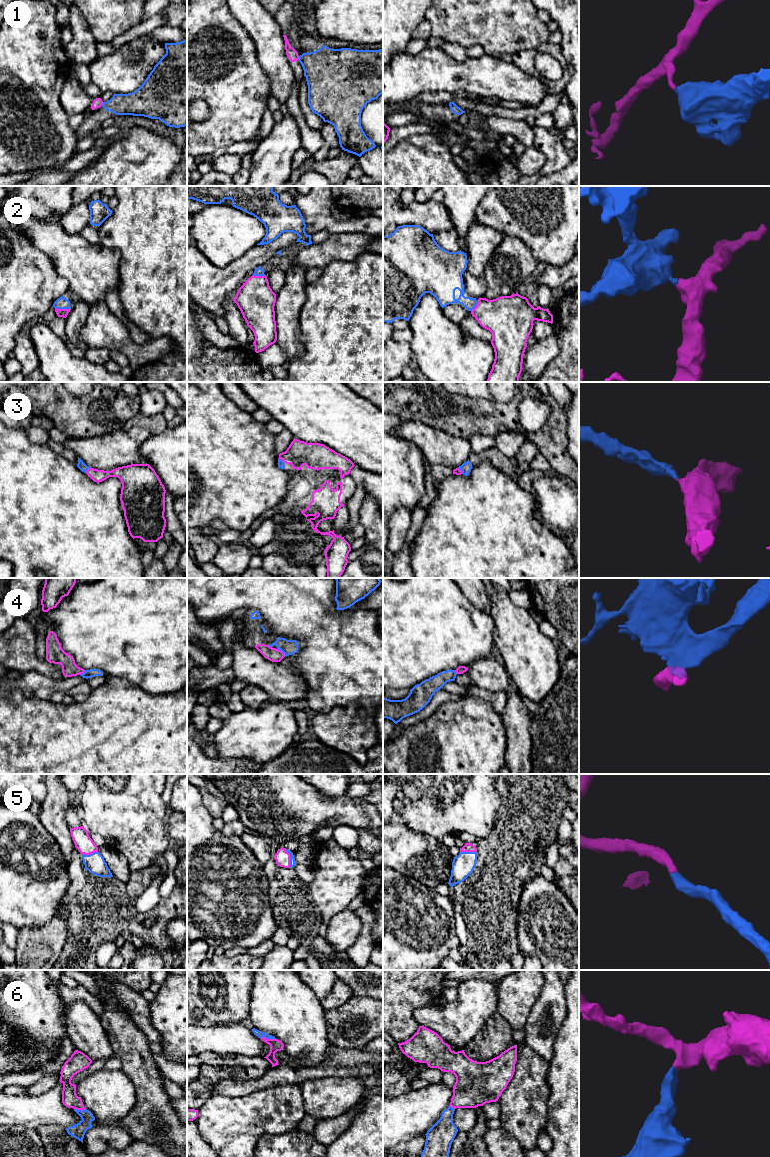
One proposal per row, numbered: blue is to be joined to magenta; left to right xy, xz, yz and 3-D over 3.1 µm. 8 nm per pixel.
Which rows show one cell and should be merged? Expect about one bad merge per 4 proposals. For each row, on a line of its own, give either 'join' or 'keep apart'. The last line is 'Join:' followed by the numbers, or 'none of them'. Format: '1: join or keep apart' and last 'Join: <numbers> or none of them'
1: keep apart
2: join
3: join
4: join
5: join
6: join
Join: 2, 3, 4, 5, 6

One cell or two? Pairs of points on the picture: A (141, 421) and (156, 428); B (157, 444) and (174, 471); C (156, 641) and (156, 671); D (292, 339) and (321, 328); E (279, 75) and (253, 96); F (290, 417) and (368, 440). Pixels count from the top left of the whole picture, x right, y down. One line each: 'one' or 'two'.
A: one
B: one
C: one
D: two
E: two
F: one

